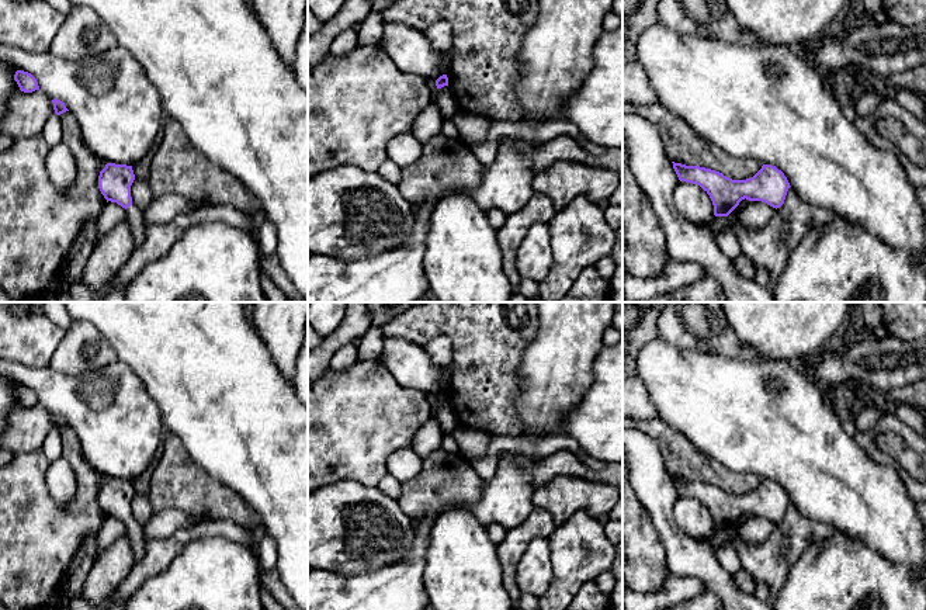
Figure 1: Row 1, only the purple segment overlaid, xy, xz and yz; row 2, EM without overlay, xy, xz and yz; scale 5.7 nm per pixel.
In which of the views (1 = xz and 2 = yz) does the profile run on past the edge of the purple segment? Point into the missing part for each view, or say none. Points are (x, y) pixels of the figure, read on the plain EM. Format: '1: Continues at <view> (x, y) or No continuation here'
1: No continuation here
2: No continuation here

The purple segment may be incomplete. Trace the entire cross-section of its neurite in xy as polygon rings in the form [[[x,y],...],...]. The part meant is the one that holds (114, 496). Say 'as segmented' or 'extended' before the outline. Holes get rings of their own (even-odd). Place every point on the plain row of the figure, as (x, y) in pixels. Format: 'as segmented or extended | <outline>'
extended | [[[107,478],[98,491],[98,503],[104,513],[117,517],[126,526],[136,561],[145,555],[145,537],[142,526],[132,519],[131,500],[135,495],[132,481]]]

